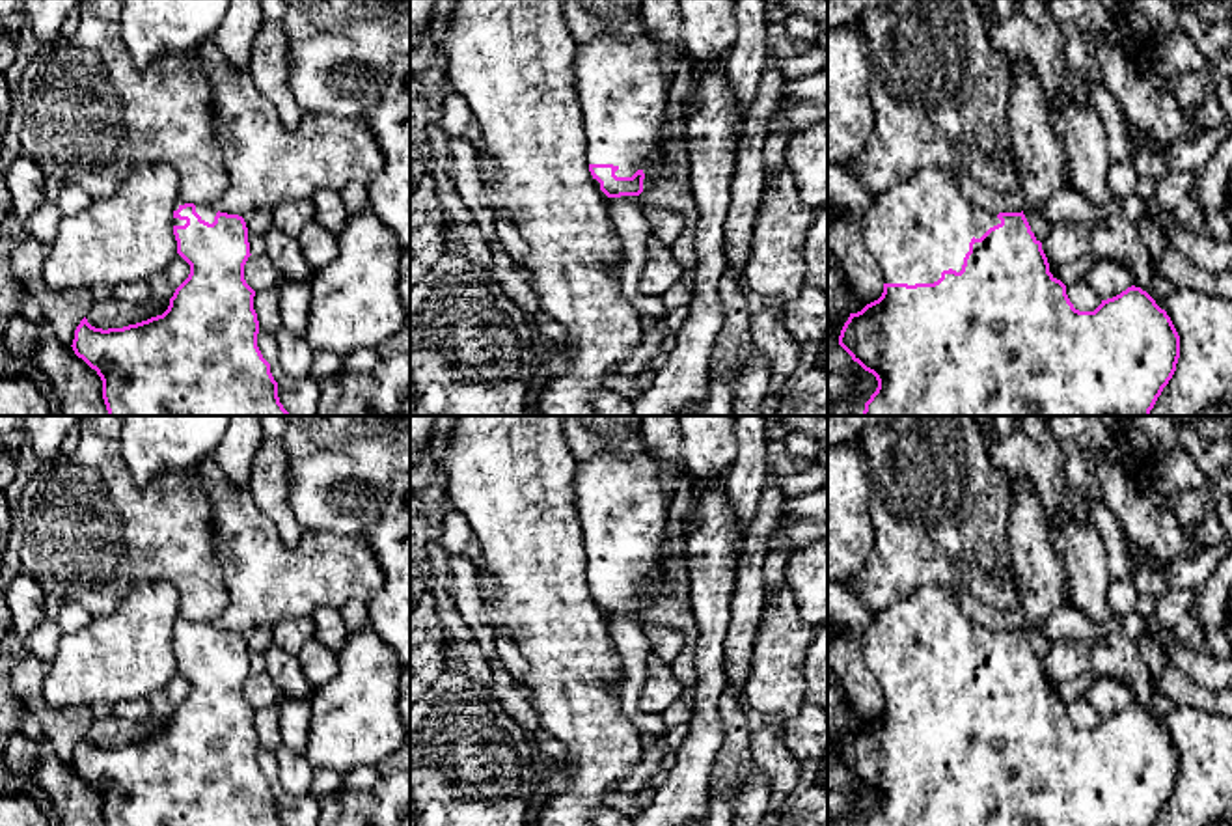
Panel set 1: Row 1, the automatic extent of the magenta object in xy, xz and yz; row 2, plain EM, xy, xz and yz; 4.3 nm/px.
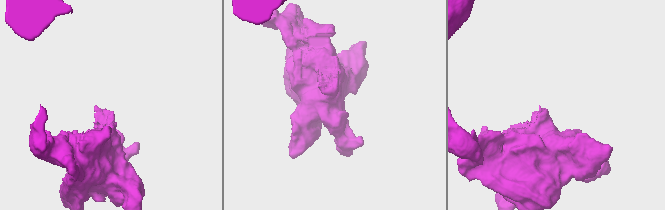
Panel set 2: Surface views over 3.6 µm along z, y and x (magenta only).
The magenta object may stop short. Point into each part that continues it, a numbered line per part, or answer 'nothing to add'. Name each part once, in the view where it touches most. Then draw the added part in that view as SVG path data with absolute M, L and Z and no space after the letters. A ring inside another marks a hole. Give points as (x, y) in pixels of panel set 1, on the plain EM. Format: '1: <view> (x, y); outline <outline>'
1: yz (919, 646); outline M932 582L885 608L863 634L863 660L878 679L883 701L934 701L943 688L962 688L971 656L1001 641L997 630L965 617L949 587Z

